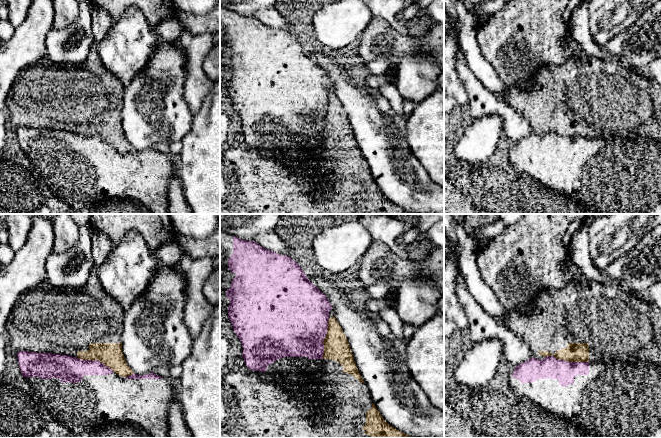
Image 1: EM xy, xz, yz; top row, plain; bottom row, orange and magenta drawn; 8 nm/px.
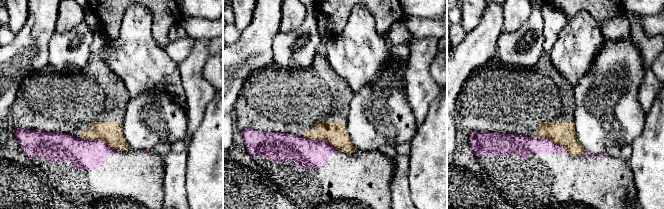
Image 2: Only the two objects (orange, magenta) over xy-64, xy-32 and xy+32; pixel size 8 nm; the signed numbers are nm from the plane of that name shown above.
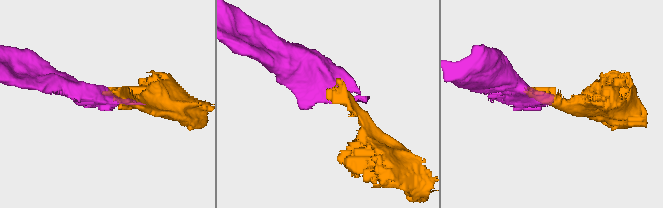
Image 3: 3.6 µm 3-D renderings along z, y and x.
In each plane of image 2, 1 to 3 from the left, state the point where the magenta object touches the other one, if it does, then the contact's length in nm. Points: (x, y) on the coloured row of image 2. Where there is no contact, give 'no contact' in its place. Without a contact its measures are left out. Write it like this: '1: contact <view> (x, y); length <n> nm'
1: contact xy-64 (100, 139); length 340 nm
2: contact xy-32 (322, 139); length 340 nm
3: contact xy+32 (553, 141); length 260 nm

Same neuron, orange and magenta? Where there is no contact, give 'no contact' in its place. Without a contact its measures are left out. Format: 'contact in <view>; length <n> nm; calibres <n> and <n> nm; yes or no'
contact in xz; length 340 nm; calibres 200 and 480 nm; no

